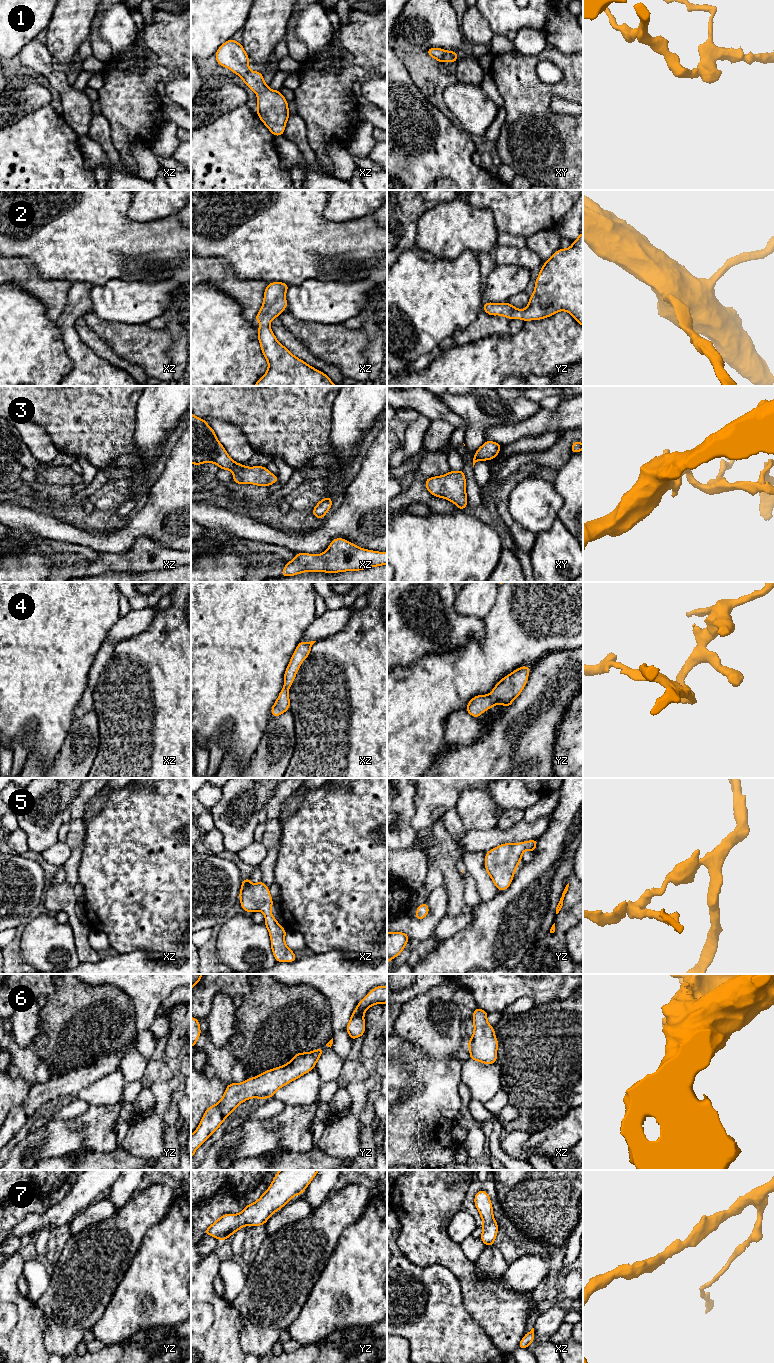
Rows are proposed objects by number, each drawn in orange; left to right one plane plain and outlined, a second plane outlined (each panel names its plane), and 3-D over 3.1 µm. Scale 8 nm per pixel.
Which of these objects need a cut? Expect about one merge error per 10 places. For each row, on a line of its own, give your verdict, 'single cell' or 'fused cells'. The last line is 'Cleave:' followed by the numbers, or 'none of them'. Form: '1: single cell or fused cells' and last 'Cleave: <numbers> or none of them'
1: single cell
2: single cell
3: single cell
4: single cell
5: single cell
6: single cell
7: single cell
Cleave: none of them

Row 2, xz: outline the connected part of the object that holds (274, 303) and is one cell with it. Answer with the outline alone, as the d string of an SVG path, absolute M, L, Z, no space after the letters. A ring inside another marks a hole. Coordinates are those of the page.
M282 282L268 283L264 292L263 306L254 319L254 321L259 321L261 323L260 327L257 329L258 340L262 349L262 354L268 361L267 372L254 386L337 386L326 374L295 357L286 347L278 342L270 328L269 322L277 318L287 307L285 293L289 287L288 284Z

